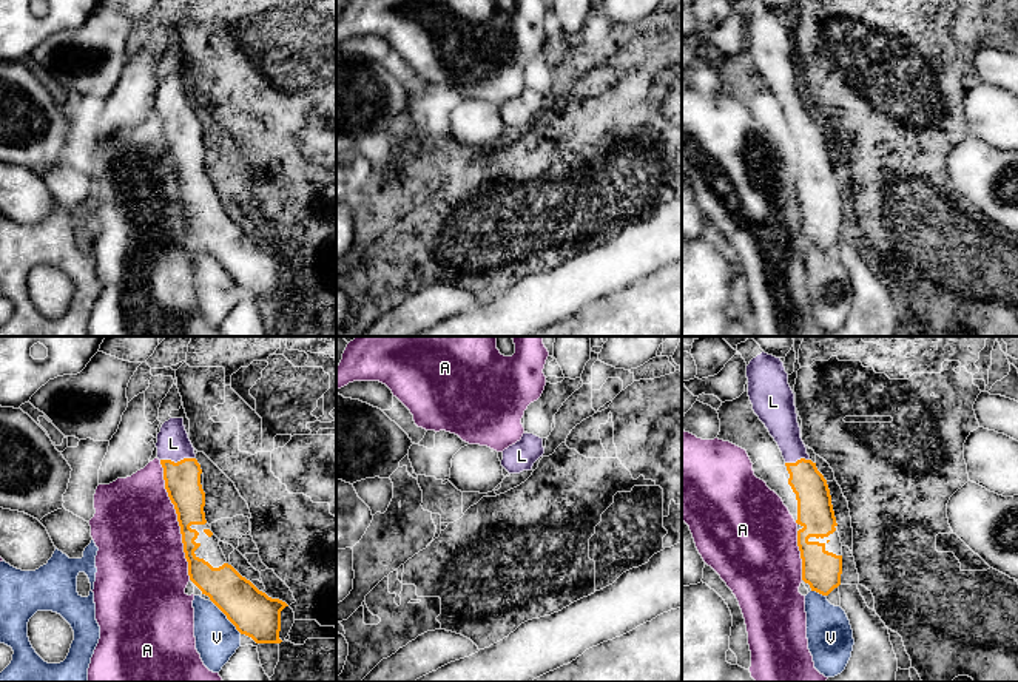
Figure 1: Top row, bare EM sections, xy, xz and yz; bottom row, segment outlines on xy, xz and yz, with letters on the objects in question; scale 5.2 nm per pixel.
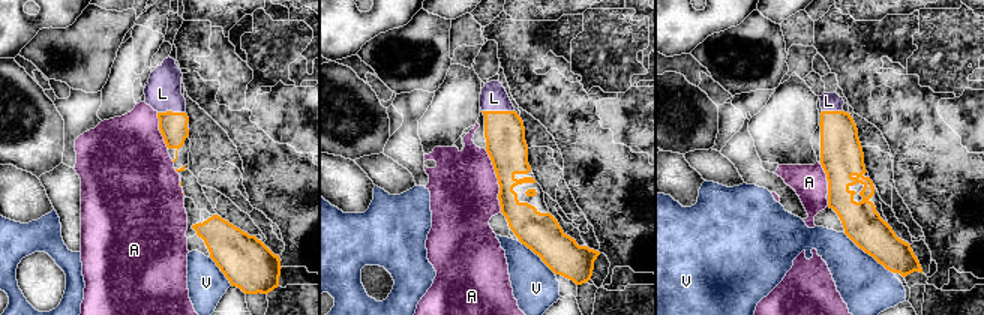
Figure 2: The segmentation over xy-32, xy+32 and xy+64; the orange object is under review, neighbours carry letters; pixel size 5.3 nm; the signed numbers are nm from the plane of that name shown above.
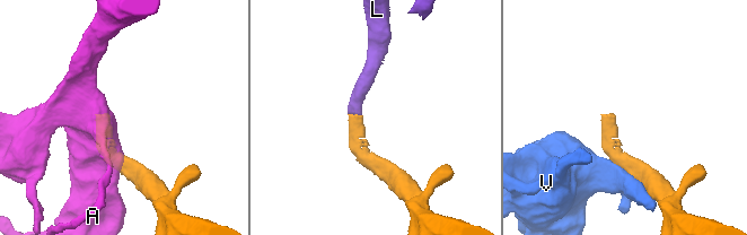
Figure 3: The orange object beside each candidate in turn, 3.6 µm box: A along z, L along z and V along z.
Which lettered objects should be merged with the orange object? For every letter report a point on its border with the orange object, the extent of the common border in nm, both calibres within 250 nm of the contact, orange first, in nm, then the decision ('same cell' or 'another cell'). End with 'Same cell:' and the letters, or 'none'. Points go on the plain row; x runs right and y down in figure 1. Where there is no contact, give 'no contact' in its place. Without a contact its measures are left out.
A: meets orange in xy at (178, 175); contact 650 nm long; 190 nm thick on the orange side, 440 nm on the other; another cell
L: meets orange in xy at (178, 116); contact 180 nm long; 190 nm thick on the orange side, 170 nm on the other; same cell
V: meets orange in xy at (227, 272); contact 240 nm long; 240 nm thick on the orange side, 220 nm on the other; another cell
Same cell: L

